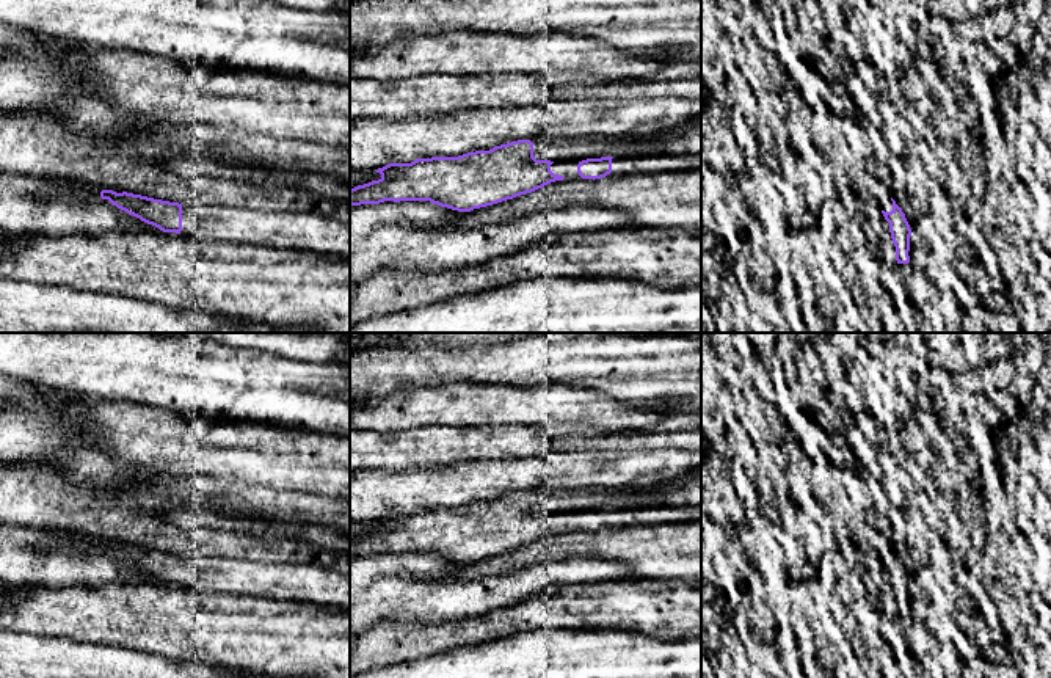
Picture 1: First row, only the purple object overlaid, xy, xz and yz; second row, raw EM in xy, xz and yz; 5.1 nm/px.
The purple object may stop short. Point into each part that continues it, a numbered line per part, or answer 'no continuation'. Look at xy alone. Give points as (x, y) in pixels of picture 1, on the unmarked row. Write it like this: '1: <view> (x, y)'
1: xy (309, 583)

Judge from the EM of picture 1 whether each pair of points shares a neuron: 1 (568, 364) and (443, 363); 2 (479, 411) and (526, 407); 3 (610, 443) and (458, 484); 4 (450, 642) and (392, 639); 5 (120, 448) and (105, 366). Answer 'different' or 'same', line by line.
1: same
2: same
3: different
4: same
5: different

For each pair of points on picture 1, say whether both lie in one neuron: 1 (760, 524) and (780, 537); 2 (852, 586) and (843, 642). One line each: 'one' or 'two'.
1: one
2: two

